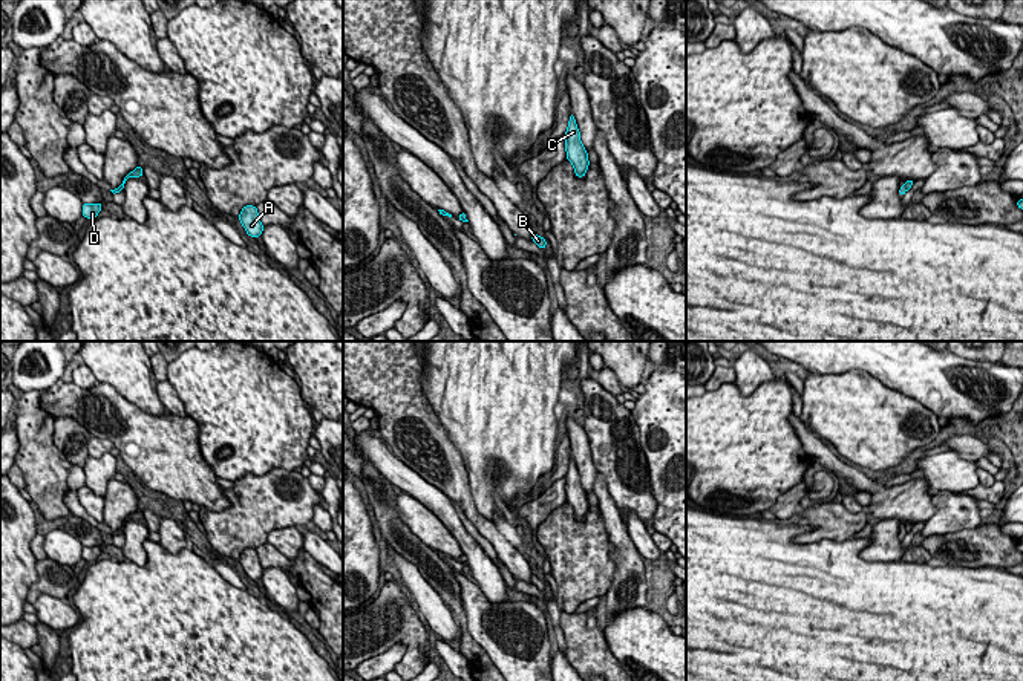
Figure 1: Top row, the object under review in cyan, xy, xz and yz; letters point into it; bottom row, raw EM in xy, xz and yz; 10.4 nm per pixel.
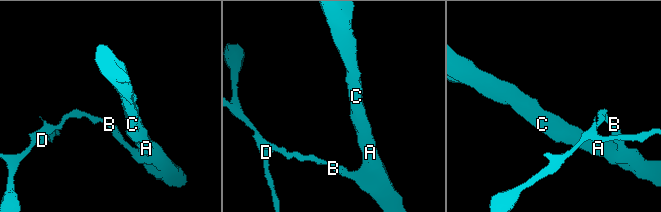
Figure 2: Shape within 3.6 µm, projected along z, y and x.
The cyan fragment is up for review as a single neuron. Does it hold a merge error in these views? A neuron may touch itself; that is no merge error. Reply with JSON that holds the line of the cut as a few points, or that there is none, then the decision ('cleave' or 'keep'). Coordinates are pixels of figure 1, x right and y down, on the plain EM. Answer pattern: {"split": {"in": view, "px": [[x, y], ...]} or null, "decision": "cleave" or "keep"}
{"split": {"in": "yz", "px": [[902, 528], [907, 531]]}, "decision": "cleave"}

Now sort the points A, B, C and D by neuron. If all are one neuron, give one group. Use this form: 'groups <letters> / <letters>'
groups A B C / D

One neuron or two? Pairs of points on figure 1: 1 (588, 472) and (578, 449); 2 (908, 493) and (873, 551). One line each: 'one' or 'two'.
1: one
2: two

